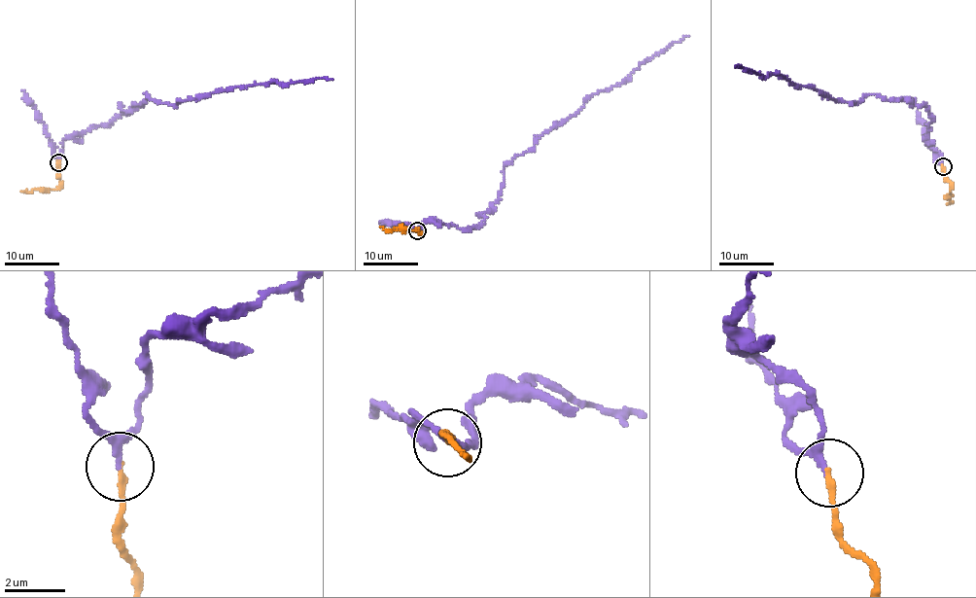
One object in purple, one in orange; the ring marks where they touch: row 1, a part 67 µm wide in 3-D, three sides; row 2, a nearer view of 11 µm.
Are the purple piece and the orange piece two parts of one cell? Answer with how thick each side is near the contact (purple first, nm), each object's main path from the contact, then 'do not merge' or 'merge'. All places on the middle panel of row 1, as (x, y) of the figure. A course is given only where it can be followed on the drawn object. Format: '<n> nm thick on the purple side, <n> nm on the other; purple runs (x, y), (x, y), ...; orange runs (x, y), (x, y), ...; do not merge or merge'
170 nm thick on the purple side, 200 nm on the other; purple runs (416, 230), (438, 221), (479, 226), (499, 197), (505, 164), (531, 150), (593, 94), (619, 85), (688, 36); orange runs (416, 230), (419, 233), (392, 229), (387, 231), (379, 226); merge

